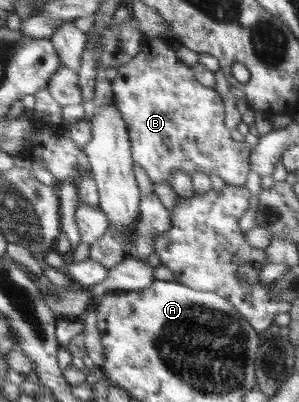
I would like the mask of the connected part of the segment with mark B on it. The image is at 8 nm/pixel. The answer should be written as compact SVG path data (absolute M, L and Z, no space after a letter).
M146 37L140 53L118 69L115 79L110 81L116 108L127 124L134 163L145 169L153 183L169 184L170 173L176 169L184 171L191 178L202 169L208 175L216 173L225 183L244 185L250 171L249 146L225 127L224 100L215 89L205 87L195 79L192 69L177 58L170 40Z

